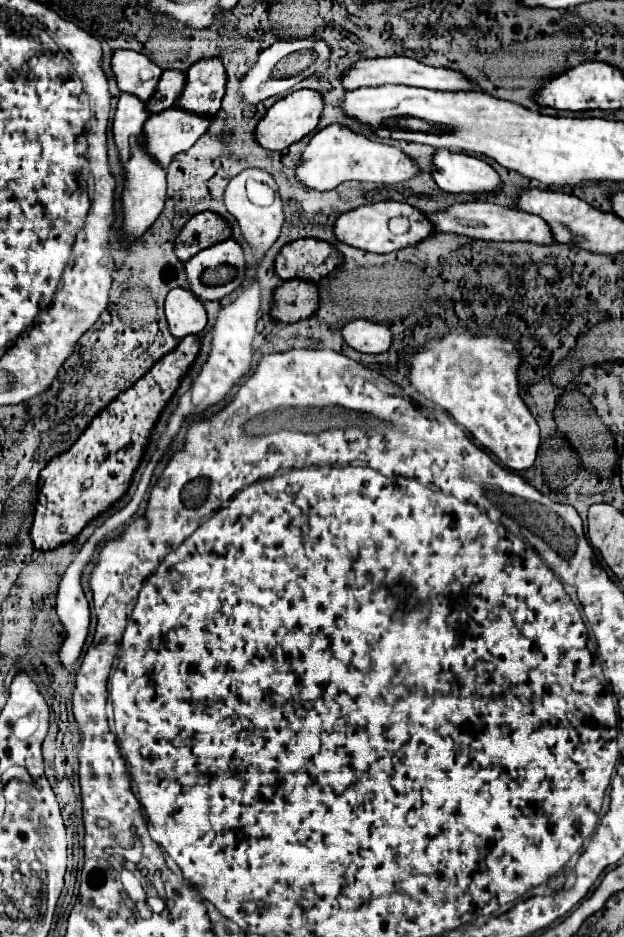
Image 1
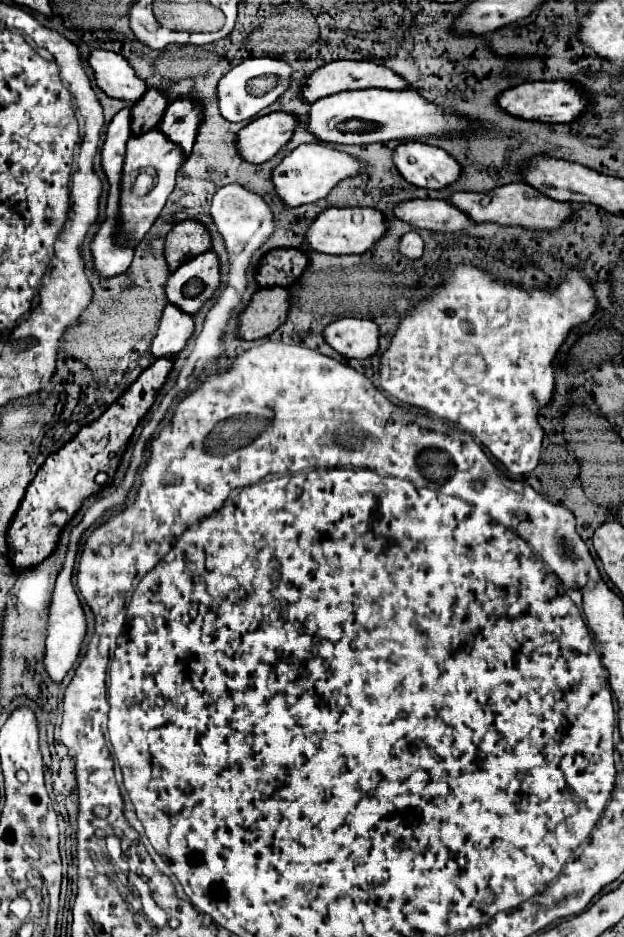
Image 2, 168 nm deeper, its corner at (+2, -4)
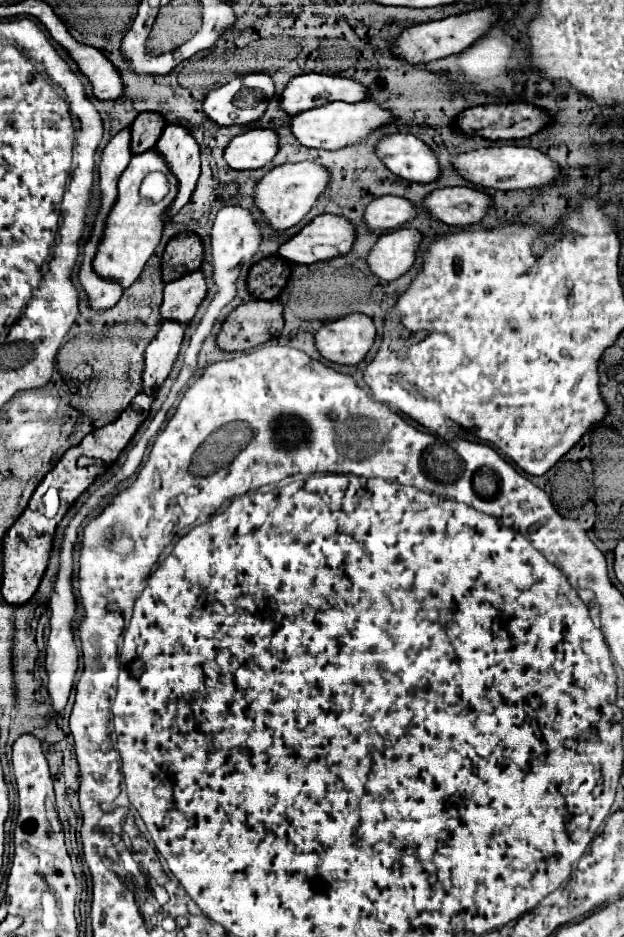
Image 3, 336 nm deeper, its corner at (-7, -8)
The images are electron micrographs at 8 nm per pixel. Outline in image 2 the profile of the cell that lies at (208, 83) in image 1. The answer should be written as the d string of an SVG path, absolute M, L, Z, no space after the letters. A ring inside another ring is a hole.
M175 101L167 107L163 121L159 123L159 131L177 143L187 159L191 155L199 123L199 109L195 109L191 101Z

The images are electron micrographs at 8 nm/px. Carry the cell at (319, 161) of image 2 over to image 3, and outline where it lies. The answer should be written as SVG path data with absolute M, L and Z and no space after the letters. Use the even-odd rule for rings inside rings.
M300 161L300 163L286 163L280 167L274 167L264 179L256 185L256 205L264 211L268 223L278 229L290 229L292 225L300 223L306 213L312 209L316 199L324 193L324 189L330 185L330 169L316 161Z

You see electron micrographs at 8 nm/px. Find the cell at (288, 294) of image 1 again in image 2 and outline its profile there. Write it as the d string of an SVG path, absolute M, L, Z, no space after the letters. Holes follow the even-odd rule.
M283 287L259 289L239 315L239 339L263 339L281 327L289 313L291 295Z

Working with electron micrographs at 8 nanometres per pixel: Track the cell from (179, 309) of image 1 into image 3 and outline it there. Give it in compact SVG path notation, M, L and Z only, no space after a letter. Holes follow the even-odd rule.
M164 321L158 335L144 353L144 375L142 375L144 391L160 387L162 381L170 375L172 365L180 353L182 341L184 341L184 325L180 325L178 321Z

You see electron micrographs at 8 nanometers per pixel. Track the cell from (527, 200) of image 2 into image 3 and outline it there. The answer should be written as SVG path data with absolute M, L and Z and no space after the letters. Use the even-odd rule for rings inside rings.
M446 187L430 193L422 203L432 217L452 227L480 223L492 207L492 199L472 187Z

